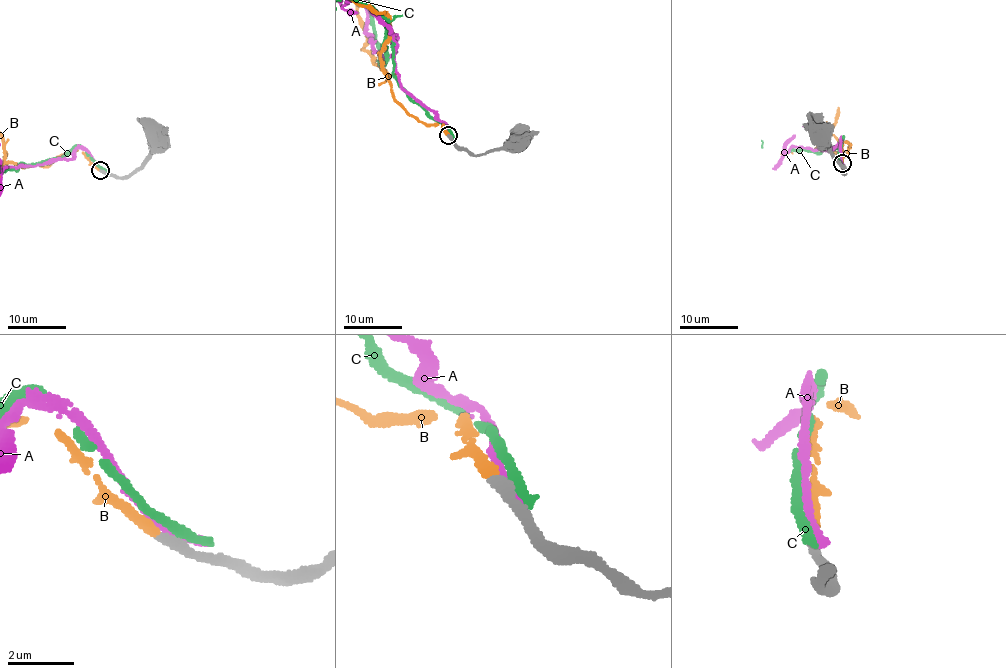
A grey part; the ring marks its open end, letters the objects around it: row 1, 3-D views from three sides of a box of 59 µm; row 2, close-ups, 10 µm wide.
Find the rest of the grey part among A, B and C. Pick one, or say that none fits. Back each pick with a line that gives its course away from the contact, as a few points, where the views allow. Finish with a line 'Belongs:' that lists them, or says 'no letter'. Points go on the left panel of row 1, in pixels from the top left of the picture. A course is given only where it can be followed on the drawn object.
Belongs: B

